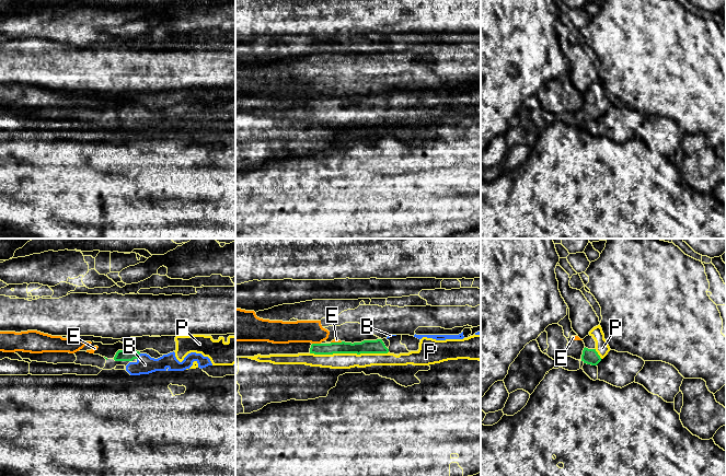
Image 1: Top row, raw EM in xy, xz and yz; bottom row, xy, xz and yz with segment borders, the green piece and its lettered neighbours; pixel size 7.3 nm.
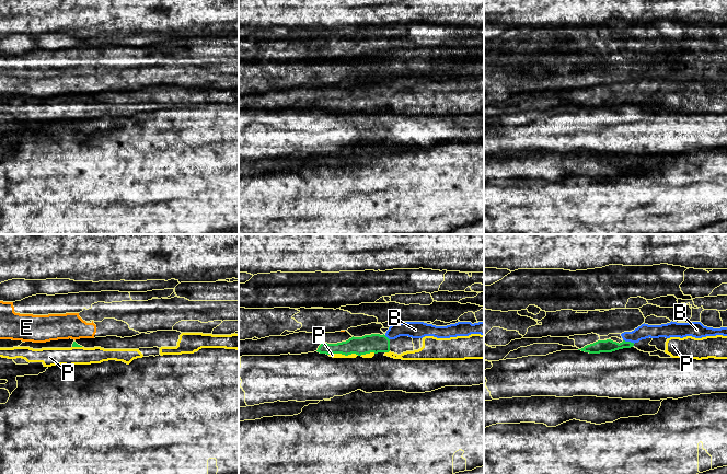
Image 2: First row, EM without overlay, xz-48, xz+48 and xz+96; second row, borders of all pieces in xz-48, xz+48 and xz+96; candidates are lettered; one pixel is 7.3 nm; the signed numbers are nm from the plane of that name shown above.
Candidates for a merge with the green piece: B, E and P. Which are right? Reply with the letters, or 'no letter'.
B, P

